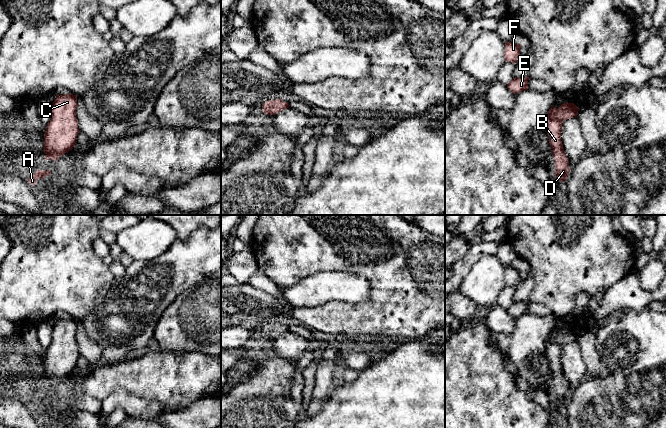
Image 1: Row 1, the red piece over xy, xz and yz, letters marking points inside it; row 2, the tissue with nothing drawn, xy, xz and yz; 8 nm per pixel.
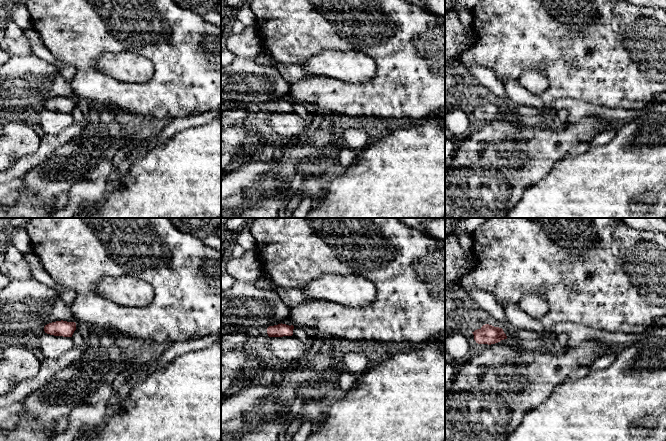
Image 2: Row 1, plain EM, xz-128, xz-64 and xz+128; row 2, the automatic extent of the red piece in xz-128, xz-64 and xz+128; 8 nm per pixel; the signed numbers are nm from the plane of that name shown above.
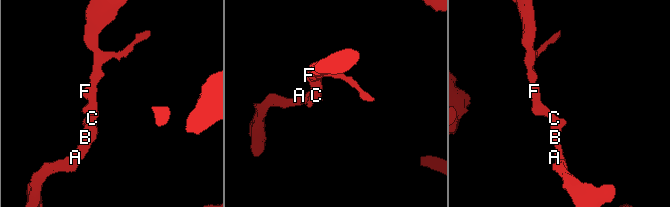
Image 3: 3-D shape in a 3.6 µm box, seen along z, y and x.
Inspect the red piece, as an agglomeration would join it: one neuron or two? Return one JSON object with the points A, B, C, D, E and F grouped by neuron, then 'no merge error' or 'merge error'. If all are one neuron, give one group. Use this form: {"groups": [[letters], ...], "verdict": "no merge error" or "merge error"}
{"groups": [["A", "B", "C", "D", "E", "F"]], "verdict": "no merge error"}

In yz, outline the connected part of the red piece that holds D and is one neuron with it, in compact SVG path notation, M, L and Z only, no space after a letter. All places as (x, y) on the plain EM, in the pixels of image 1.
M564 327L559 332L554 332L552 329L546 340L547 358L555 384L555 401L562 407L567 402L570 394L568 381L561 365L562 347L564 344L576 341L578 334L579 332L574 327Z

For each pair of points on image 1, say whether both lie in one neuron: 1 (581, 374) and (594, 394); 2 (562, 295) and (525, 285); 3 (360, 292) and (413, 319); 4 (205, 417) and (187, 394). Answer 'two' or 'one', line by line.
1: two
2: two
3: two
4: two

